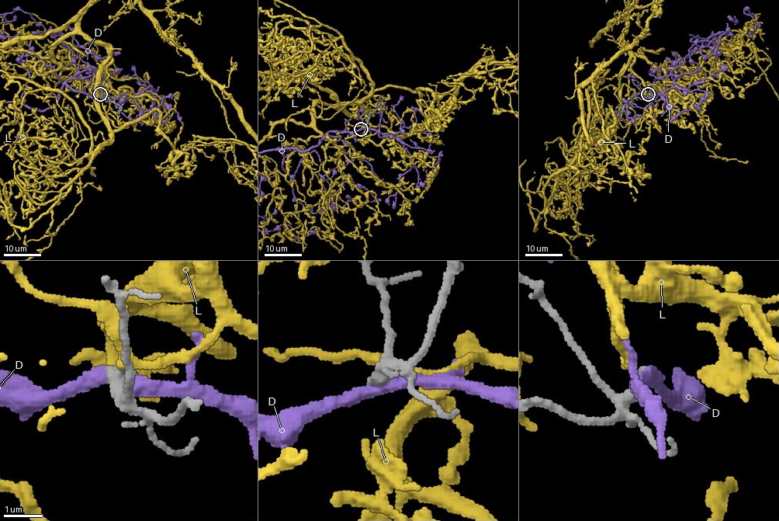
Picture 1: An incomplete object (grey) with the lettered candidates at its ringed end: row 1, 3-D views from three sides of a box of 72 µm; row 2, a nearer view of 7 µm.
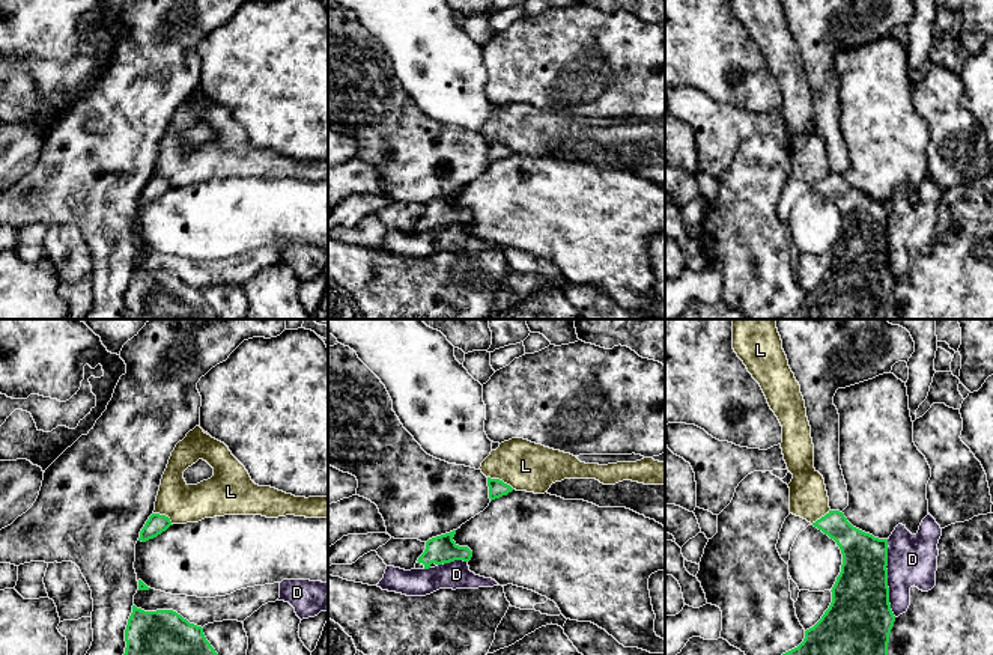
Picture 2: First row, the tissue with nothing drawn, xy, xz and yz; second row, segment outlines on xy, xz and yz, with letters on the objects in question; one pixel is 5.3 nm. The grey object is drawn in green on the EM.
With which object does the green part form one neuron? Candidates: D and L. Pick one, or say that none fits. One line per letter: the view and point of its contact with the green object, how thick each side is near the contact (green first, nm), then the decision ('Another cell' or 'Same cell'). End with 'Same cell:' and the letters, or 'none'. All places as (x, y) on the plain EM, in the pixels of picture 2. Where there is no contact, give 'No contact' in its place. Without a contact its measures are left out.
D: Touches green at yz (886, 241). Thickness 340 nm (green) against 280 nm. Another cell
L: Touches green at xz (501, 143). Thickness 100 nm (green) against 260 nm. Another cell
Same cell: none

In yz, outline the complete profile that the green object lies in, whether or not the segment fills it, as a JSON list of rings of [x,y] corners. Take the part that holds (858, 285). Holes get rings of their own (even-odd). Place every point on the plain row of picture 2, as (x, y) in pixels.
[[[829,173],[812,188],[840,209],[841,235],[829,271],[805,294],[803,304],[781,319],[888,319],[895,285],[889,267],[888,202],[853,190],[840,173]]]

